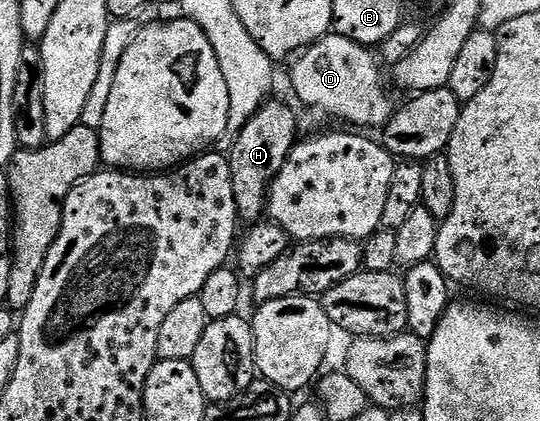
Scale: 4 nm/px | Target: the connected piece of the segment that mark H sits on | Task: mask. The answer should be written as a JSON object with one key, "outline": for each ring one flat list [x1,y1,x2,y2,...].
{"outline":[[269,100,262,108,258,108,258,112,254,112,254,116,250,116,250,120,246,120,246,128,238,132,238,140,234,140,231,152,226,155,230,164,230,180,234,184,234,204,241,223,255,224,261,221,268,204,268,190,272,187,272,181,278,172,282,172,282,164,286,164,297,141,296,114,284,102]]}

